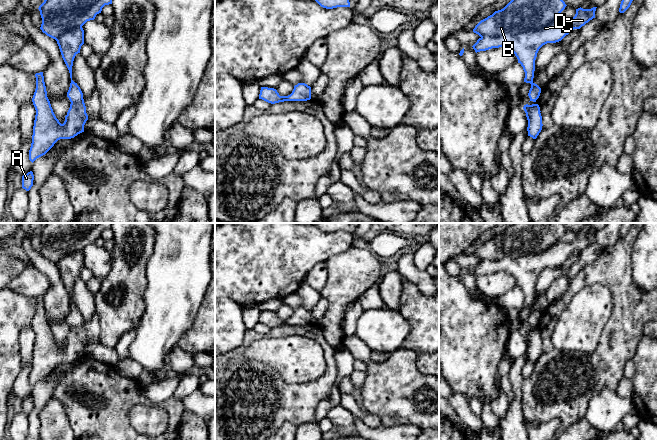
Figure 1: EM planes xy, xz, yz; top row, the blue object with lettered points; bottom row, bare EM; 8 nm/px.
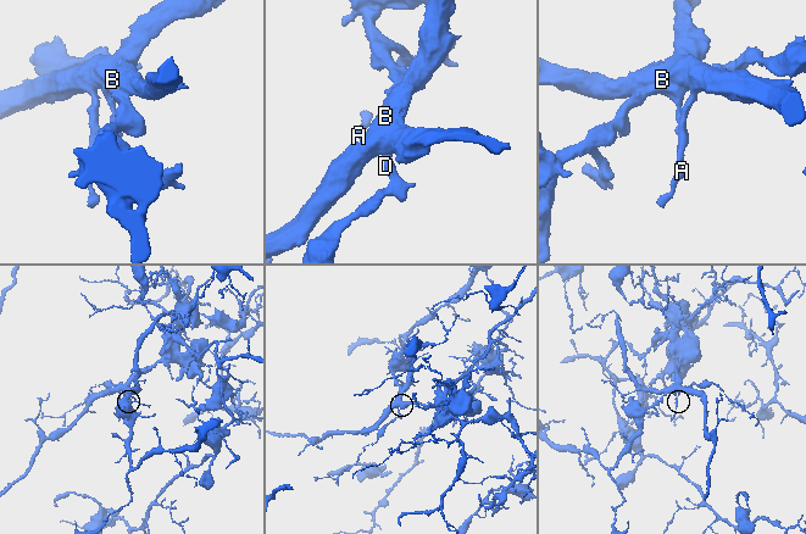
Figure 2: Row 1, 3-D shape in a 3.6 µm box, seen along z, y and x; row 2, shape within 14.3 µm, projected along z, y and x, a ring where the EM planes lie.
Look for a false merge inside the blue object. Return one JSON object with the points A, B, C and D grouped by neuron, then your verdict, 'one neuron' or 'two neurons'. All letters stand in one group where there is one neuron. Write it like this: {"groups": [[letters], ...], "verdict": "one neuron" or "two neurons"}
{"groups": [["A", "B"], ["C", "D"]], "verdict": "two neurons"}

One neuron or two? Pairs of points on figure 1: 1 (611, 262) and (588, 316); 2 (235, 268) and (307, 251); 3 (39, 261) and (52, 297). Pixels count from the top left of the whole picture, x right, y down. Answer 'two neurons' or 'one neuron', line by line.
1: two neurons
2: one neuron
3: one neuron

